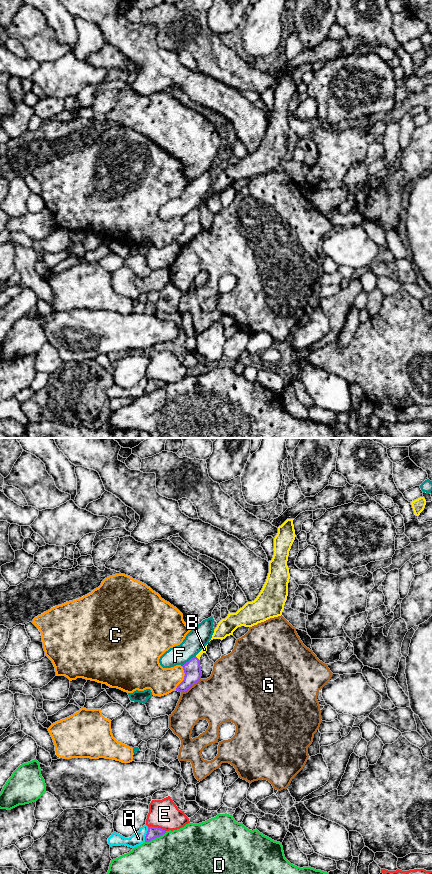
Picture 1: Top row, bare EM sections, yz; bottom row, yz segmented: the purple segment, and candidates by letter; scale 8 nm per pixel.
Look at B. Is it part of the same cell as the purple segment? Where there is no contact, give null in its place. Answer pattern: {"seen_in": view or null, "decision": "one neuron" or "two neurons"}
{"seen_in": "yz", "decision": "one neuron"}

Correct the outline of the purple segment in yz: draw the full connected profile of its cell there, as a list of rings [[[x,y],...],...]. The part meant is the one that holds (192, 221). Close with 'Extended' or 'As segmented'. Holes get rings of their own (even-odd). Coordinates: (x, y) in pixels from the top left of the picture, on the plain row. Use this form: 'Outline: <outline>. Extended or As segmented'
Outline: [[[207,197],[193,210],[186,214],[182,219],[185,225],[184,232],[177,238],[176,243],[185,244],[195,235],[197,235],[201,228],[200,209],[206,205]]]. Extended

